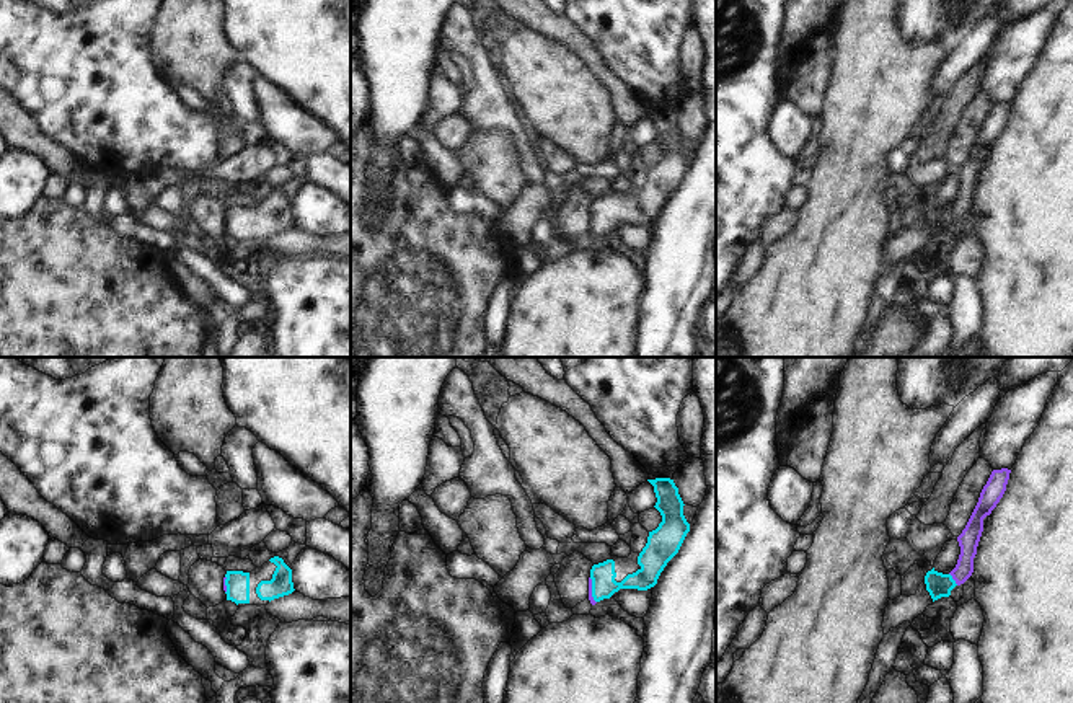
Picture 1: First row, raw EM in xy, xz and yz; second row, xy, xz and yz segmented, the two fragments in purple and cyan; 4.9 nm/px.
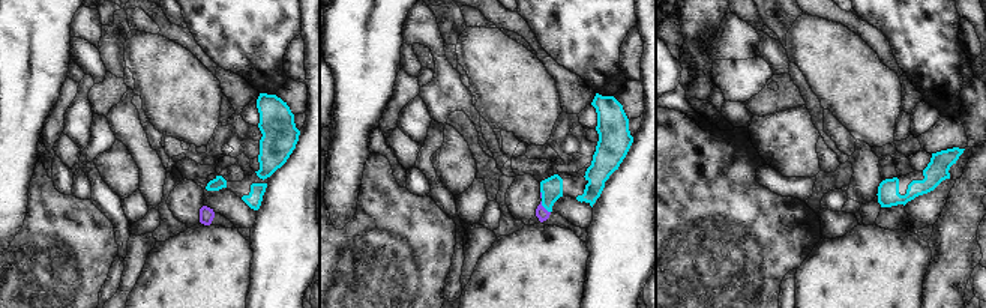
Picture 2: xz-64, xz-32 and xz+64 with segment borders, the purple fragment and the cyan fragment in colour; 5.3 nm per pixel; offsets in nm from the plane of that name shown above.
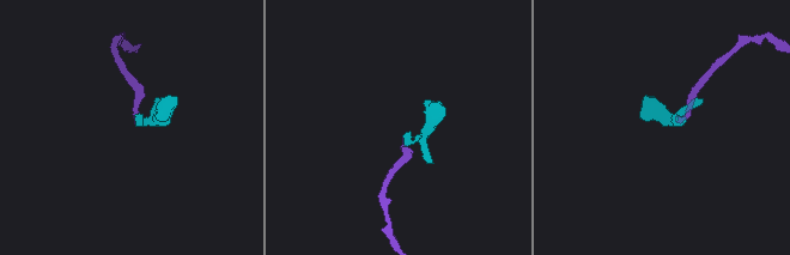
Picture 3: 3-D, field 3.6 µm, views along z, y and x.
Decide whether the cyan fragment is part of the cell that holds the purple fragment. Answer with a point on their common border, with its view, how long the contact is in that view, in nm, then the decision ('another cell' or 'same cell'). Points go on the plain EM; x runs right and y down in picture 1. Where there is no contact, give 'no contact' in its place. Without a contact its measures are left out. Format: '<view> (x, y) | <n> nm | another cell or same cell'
yz (953, 212) | 80 nm | same cell

